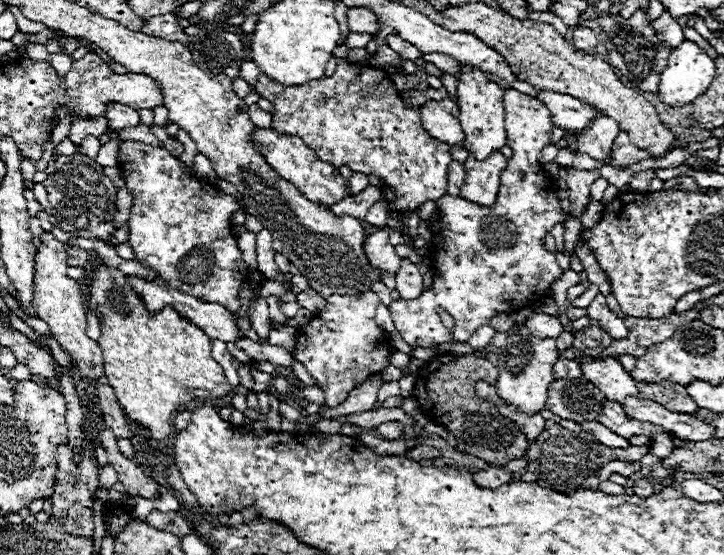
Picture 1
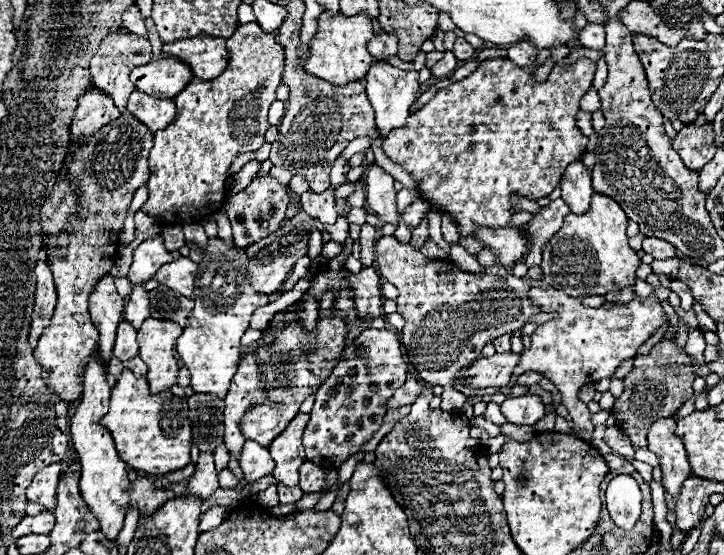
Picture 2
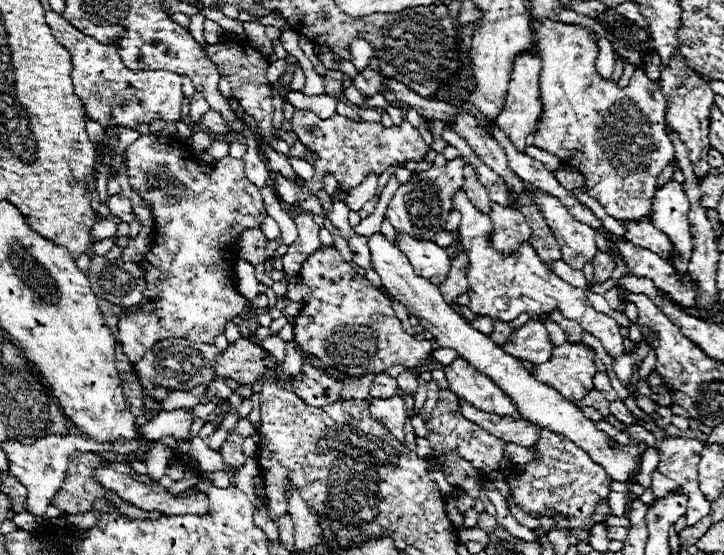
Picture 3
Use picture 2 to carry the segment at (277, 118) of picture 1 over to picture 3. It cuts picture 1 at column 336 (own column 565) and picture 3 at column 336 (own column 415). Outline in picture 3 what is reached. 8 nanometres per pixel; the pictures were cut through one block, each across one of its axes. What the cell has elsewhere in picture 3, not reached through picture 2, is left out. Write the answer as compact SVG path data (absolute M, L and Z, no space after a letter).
M298 110L298 112L294 112L294 118L290 122L292 122L292 130L296 132L298 140L304 146L312 148L318 154L318 160L314 162L314 170L316 170L314 178L306 180L304 186L300 186L300 188L294 188L292 180L288 180L284 176L278 176L278 174L272 174L272 178L270 178L272 188L288 204L304 200L310 194L316 194L322 186L322 178L324 178L326 172L334 174L340 188L348 192L354 186L358 186L370 170L382 174L386 168L402 166L406 160L420 162L420 160L424 160L426 152L430 150L430 146L424 142L420 132L408 120L404 120L400 124L400 128L396 128L396 126L384 128L382 124L374 124L374 122L362 122L362 124L352 122L352 120L348 120L340 114L334 114L328 120L322 120L314 112Z

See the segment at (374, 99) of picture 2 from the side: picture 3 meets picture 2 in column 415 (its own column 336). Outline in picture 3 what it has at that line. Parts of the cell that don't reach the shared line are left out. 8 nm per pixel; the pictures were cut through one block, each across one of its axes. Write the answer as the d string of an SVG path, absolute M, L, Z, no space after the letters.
M326 70L326 74L322 76L324 82L324 94L336 100L344 100L344 74L338 70Z

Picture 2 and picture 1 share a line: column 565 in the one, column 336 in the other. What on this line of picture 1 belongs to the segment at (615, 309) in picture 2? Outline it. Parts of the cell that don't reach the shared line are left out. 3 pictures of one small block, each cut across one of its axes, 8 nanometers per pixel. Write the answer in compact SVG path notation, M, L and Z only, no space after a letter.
M368 290L354 296L332 294L330 298L326 298L326 302L328 304L322 314L296 330L298 340L294 356L306 366L308 374L318 380L326 394L326 404L334 408L342 404L348 392L356 388L356 384L364 382L366 376L382 372L390 364L390 340L374 320L376 308L380 304L376 292Z

